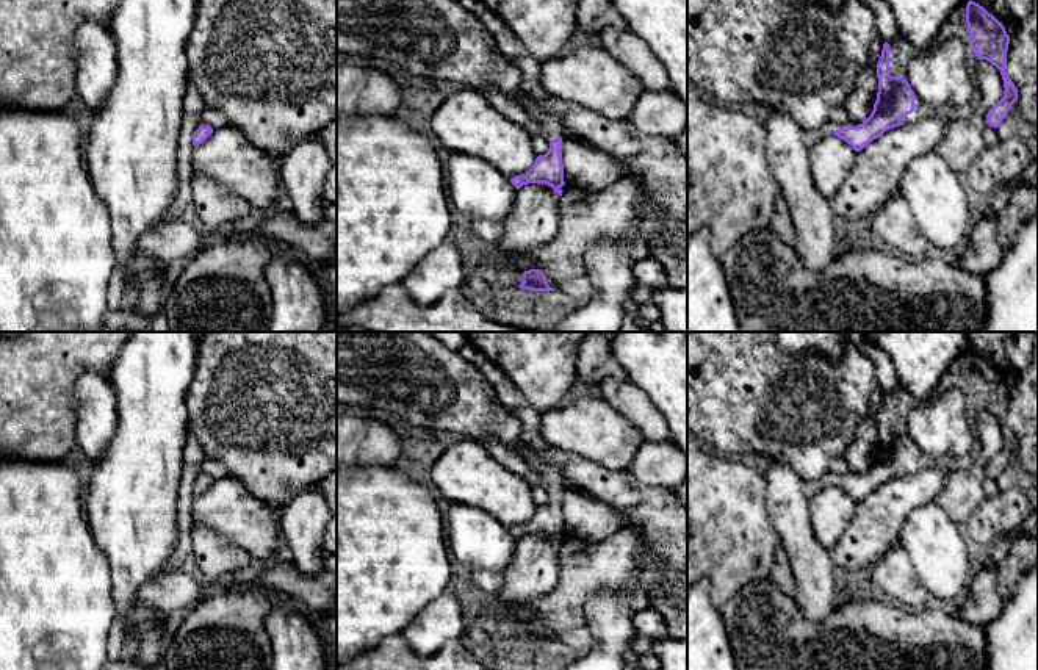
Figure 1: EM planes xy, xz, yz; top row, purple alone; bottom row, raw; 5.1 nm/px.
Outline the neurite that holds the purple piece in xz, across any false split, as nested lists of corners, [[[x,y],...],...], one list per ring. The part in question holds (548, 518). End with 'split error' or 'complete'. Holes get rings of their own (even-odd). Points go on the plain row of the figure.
[[[467,343],[459,354],[484,374],[501,405],[521,423],[520,456],[545,481],[543,488],[548,493],[548,502],[539,506],[526,524],[510,529],[512,535],[520,540],[528,534],[545,534],[562,546],[560,539],[565,535],[562,515],[564,476],[556,465],[546,463],[540,457],[548,449],[548,445],[540,437],[542,413],[528,402],[506,373],[473,344]]]; split error

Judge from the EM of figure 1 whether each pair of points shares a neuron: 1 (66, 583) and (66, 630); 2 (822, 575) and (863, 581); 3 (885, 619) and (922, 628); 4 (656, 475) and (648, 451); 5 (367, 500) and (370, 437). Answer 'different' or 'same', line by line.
1: same
2: different
3: same
4: same
5: different

